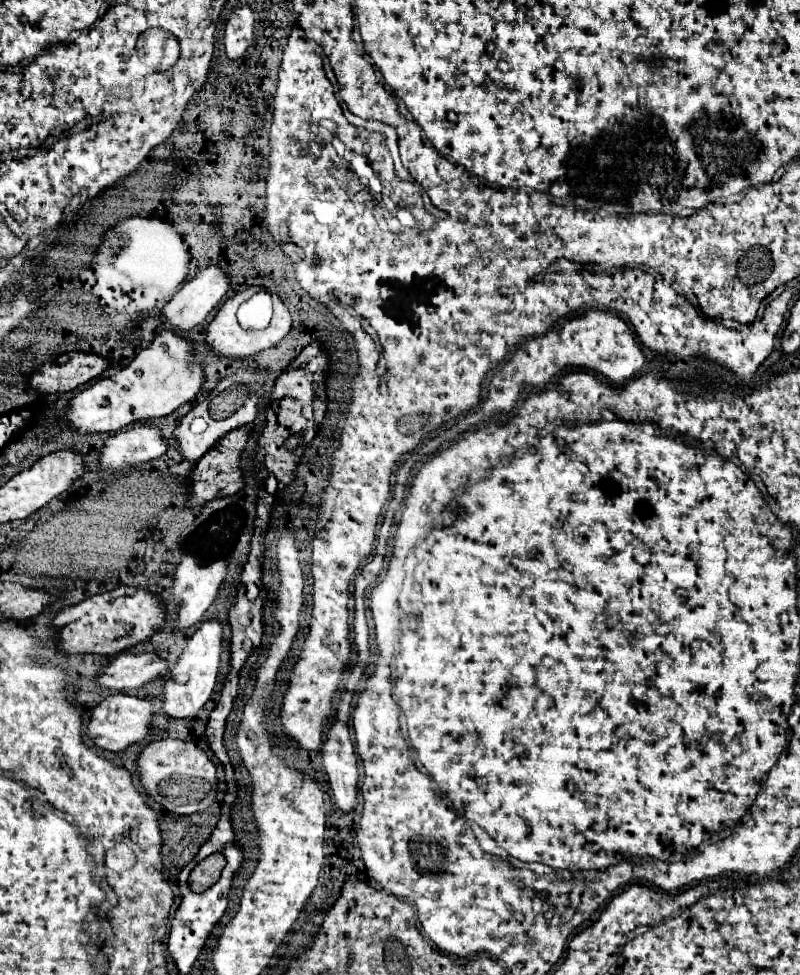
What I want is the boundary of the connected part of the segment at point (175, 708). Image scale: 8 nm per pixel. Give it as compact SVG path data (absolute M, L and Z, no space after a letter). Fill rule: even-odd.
M212 618L200 624L200 628L194 632L186 648L182 650L176 666L164 678L164 690L160 694L162 714L170 718L194 718L194 714L198 714L198 710L210 700L214 692L220 654L222 654L222 624Z

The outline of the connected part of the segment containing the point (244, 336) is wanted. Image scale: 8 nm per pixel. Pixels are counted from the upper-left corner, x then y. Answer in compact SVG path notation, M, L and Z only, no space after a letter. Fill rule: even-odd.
M246 288L246 290L238 292L236 296L228 298L228 300L224 302L224 306L218 310L218 314L214 316L214 320L208 324L208 328L206 328L206 338L204 338L204 340L206 340L208 350L212 350L216 356L224 356L224 358L230 358L230 360L244 360L244 358L250 358L250 356L254 356L254 354L260 354L260 352L272 348L272 346L276 346L276 344L290 332L290 328L292 328L292 316L290 316L288 308L282 304L282 300L280 300L278 294L272 296L274 316L272 316L272 320L270 320L270 324L268 324L266 330L246 332L246 330L240 328L240 324L238 324L238 320L236 320L236 310L238 310L238 306L240 306L242 302L246 302L248 298L252 298L258 290L260 290L260 288Z

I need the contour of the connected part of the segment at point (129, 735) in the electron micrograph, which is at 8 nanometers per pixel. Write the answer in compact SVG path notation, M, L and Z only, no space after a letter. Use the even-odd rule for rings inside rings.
M114 694L92 706L86 736L102 750L120 752L120 750L126 750L130 744L140 742L146 736L150 720L152 720L152 702L136 696Z

